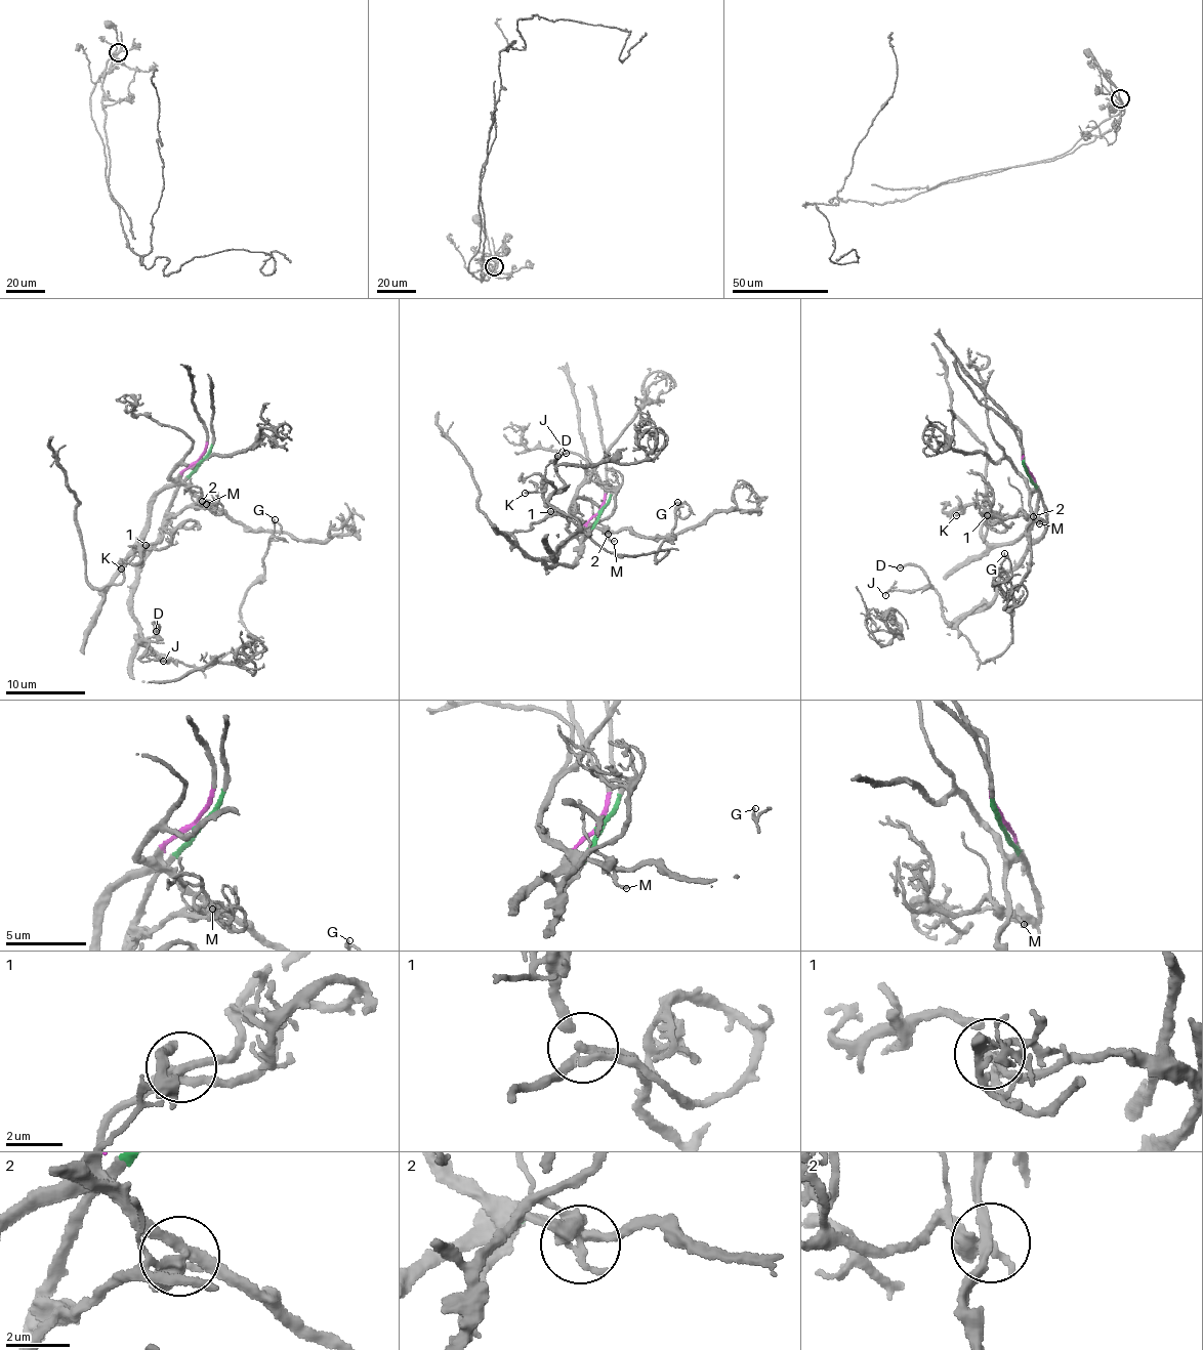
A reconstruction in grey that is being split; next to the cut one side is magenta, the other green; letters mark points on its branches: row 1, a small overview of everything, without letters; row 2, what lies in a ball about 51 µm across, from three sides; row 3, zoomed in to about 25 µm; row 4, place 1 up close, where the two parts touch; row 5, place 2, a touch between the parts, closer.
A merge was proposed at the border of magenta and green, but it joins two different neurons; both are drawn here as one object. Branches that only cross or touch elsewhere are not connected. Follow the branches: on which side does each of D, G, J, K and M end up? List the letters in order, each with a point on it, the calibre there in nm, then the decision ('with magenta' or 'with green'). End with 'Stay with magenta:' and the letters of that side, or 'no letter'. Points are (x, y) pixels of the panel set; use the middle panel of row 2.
D: place (557, 456); calibre 260 nm; with green
G: place (677, 502); calibre 140 nm; with green
J: place (566, 453); calibre 150 nm; with green
K: place (525, 493); calibre 190 nm; with green
M: place (614, 541); calibre 190 nm; with green
Stay with magenta: no letter

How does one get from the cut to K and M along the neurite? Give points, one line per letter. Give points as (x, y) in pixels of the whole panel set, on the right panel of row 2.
K: (1029, 473), (1045, 516), (996, 520), (985, 514), (985, 509), (968, 504), (956, 515)
M: (1029, 473), (1045, 508), (1043, 518), (1030, 518), (1020, 511), (1033, 516), (1039, 523)

